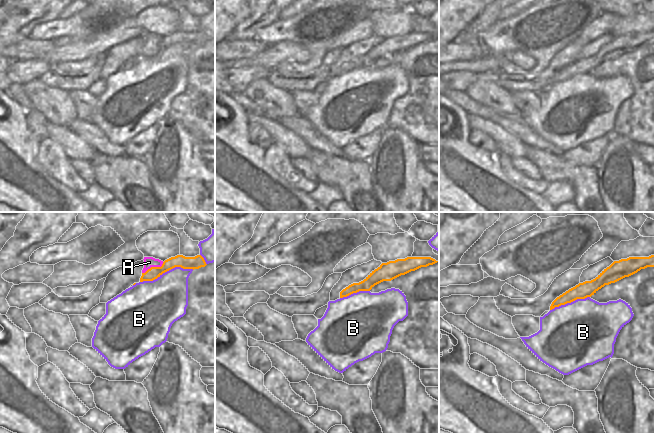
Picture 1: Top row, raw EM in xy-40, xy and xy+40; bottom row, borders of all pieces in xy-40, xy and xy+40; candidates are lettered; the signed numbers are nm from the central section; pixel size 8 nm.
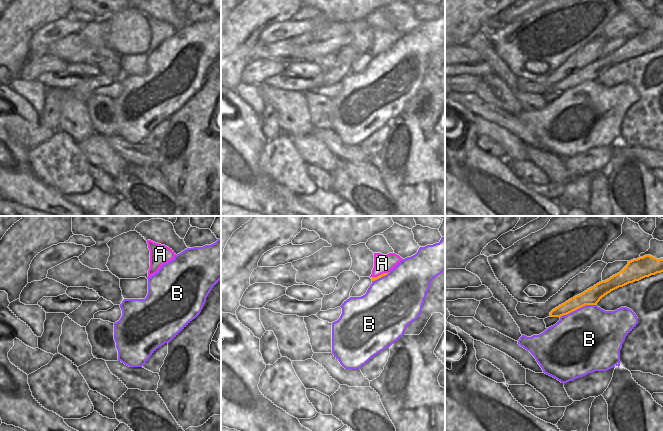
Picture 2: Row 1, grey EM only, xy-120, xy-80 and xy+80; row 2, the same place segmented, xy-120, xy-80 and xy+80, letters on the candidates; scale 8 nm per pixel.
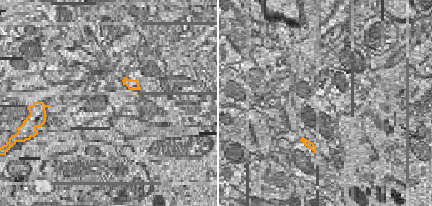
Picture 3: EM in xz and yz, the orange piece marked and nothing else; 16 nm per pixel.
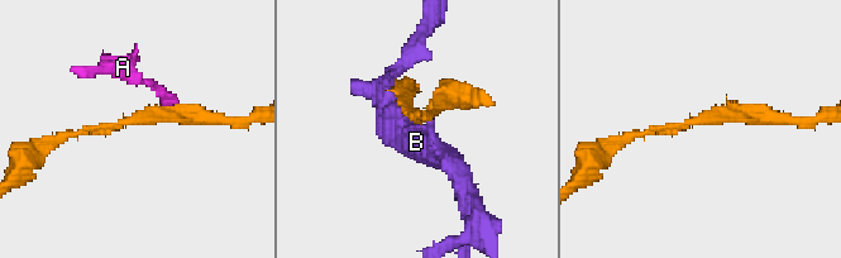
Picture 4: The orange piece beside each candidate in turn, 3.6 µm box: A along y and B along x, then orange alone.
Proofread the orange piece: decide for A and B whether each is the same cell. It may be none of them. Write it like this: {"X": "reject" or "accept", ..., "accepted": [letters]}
{"A": "reject", "B": "reject", "accepted": []}

